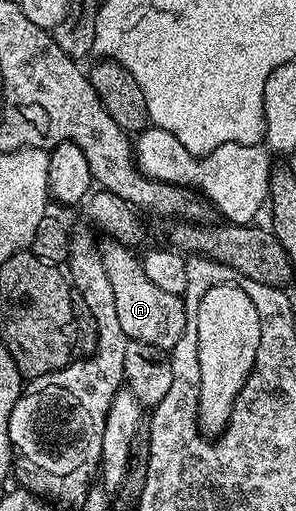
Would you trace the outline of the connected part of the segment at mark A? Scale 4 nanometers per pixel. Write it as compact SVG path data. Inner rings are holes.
M112 246L109 252L103 253L110 286L114 286L114 306L118 309L118 322L129 340L146 342L165 350L172 350L172 347L175 349L188 325L184 309L185 297L166 294L166 290L154 286L154 282L146 278L143 259L132 252L135 251L128 246Z

